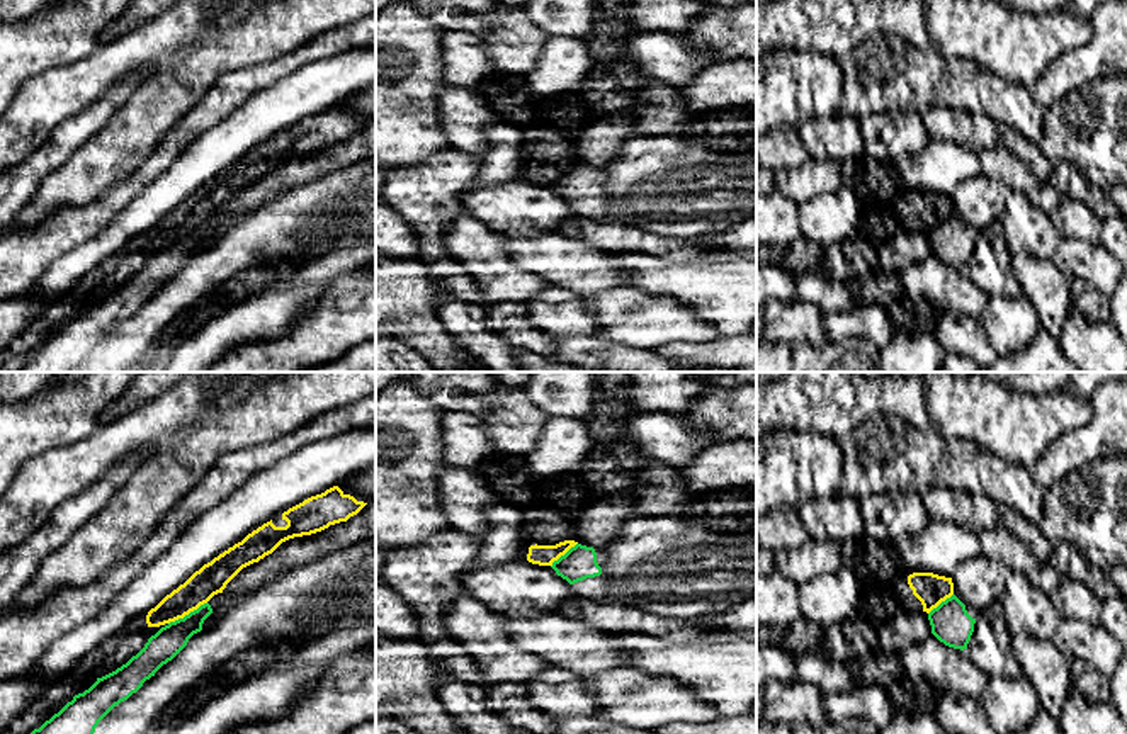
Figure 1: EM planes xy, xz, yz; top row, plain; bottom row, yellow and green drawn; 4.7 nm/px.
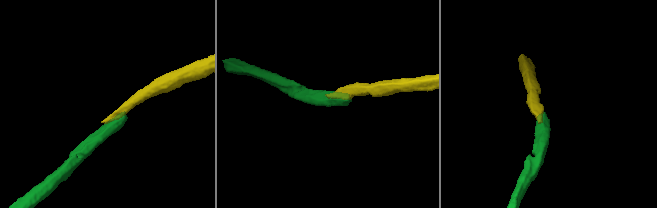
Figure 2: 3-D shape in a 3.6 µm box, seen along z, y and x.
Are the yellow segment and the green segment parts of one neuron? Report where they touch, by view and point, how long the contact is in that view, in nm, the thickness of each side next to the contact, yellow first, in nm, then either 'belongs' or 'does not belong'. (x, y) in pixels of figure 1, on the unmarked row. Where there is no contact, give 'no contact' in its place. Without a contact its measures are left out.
xy (187, 233) | 220 nm | 150/150 nm | does not belong

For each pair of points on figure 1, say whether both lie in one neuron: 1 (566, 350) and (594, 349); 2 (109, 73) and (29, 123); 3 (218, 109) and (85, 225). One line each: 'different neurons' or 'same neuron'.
1: same neuron
2: same neuron
3: same neuron

